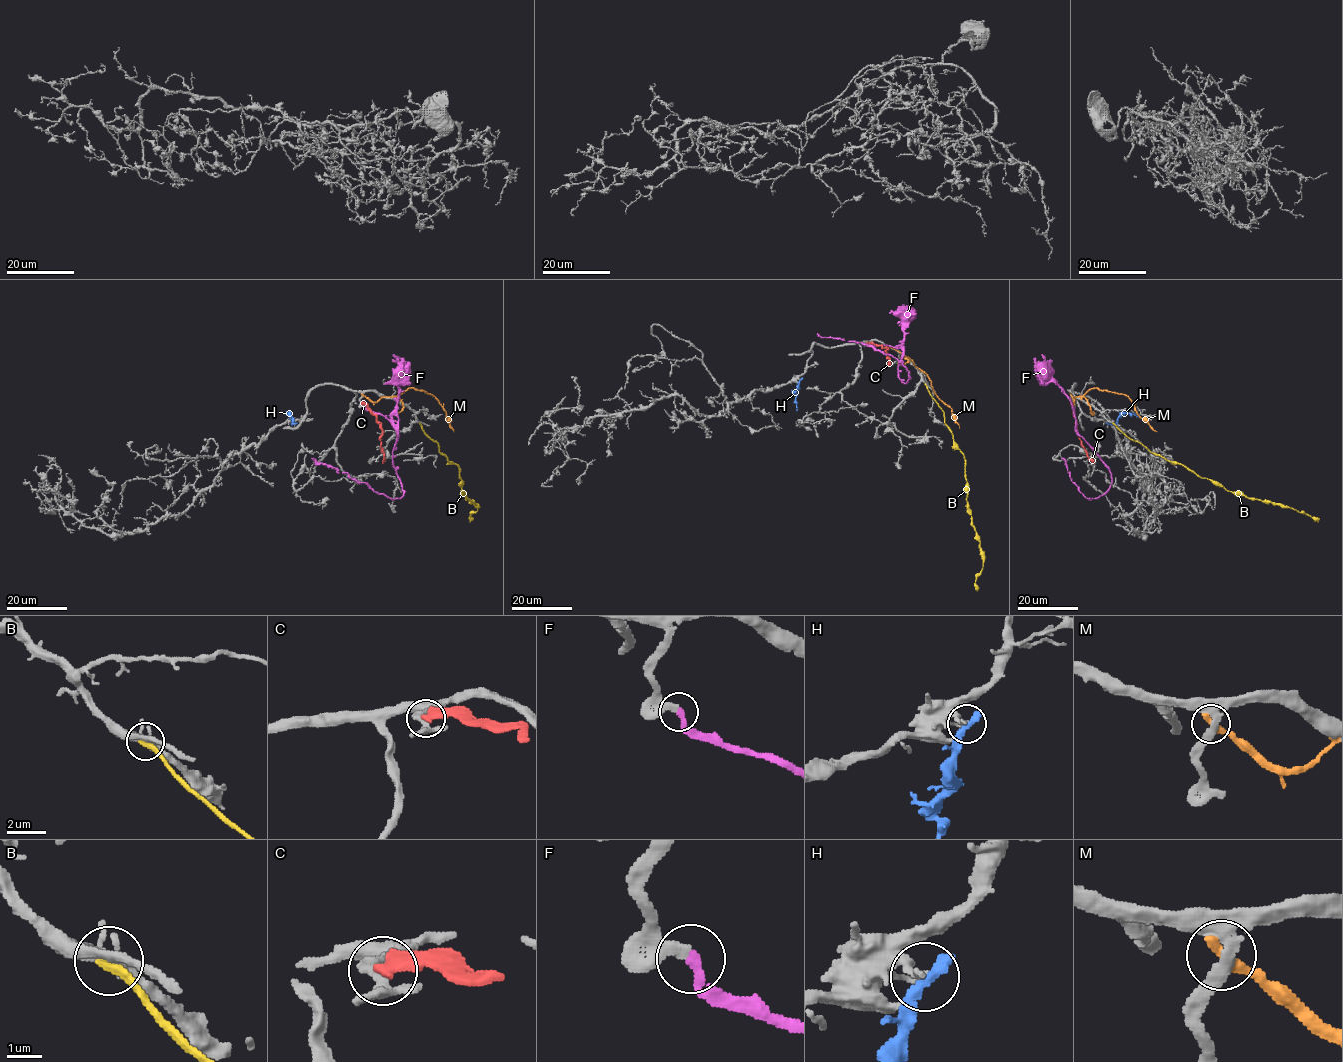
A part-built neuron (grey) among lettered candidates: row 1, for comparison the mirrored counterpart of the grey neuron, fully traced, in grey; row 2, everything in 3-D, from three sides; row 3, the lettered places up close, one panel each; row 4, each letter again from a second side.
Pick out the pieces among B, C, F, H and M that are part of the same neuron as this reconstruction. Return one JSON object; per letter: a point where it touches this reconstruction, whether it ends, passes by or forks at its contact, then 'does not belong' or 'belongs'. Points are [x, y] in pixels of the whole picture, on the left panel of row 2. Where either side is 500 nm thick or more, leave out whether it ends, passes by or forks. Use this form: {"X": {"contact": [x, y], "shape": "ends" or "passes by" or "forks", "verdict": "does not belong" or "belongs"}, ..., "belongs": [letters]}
{"B": {"contact": [420, 423], "shape": "ends", "verdict": "does not belong"}, "C": {"contact": [361, 403], "shape": "ends", "verdict": "does not belong"}, "F": {"contact": [364, 406], "shape": "ends", "verdict": "belongs"}, "H": {"contact": [295, 423], "shape": "ends", "verdict": "does not belong"}, "M": {"contact": [362, 394], "shape": "ends", "verdict": "does not belong"}, "belongs": ["F"]}

